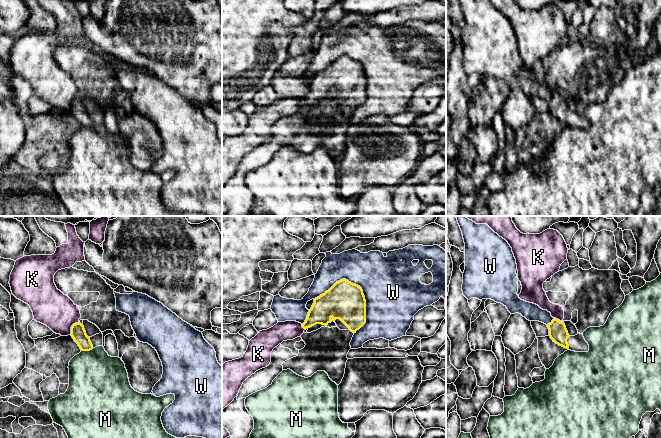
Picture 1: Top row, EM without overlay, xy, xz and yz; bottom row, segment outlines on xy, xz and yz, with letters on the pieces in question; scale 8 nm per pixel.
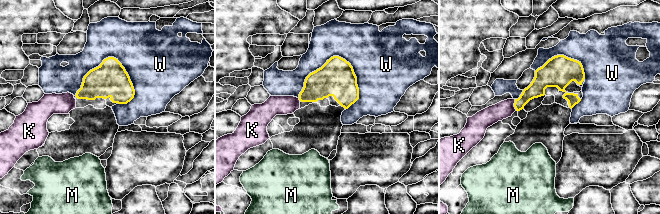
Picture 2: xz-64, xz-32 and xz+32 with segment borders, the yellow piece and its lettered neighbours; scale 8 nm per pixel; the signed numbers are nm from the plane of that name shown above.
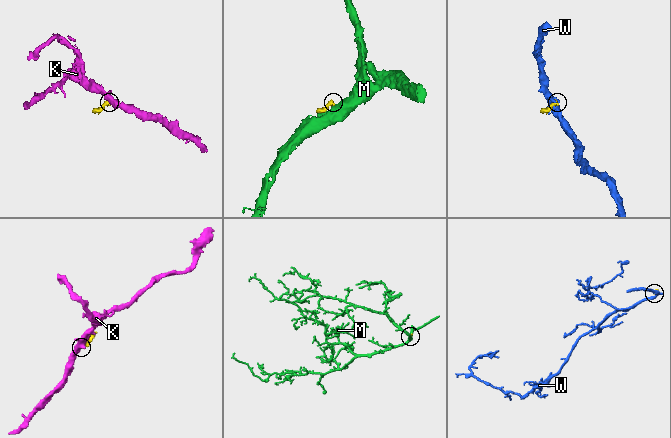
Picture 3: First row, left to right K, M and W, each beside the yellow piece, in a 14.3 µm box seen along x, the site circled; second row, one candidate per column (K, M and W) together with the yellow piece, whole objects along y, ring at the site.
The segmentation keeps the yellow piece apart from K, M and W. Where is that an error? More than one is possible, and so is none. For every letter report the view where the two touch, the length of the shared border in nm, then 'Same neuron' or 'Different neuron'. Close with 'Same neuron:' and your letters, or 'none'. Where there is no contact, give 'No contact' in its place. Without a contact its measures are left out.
K: Touches yellow in xy. Shared border 130 nm. Different neuron
M: Touches yellow in xy. Shared border 110 nm. Different neuron
W: Touches yellow in xz. Shared border 460 nm. Different neuron
Same neuron: none

